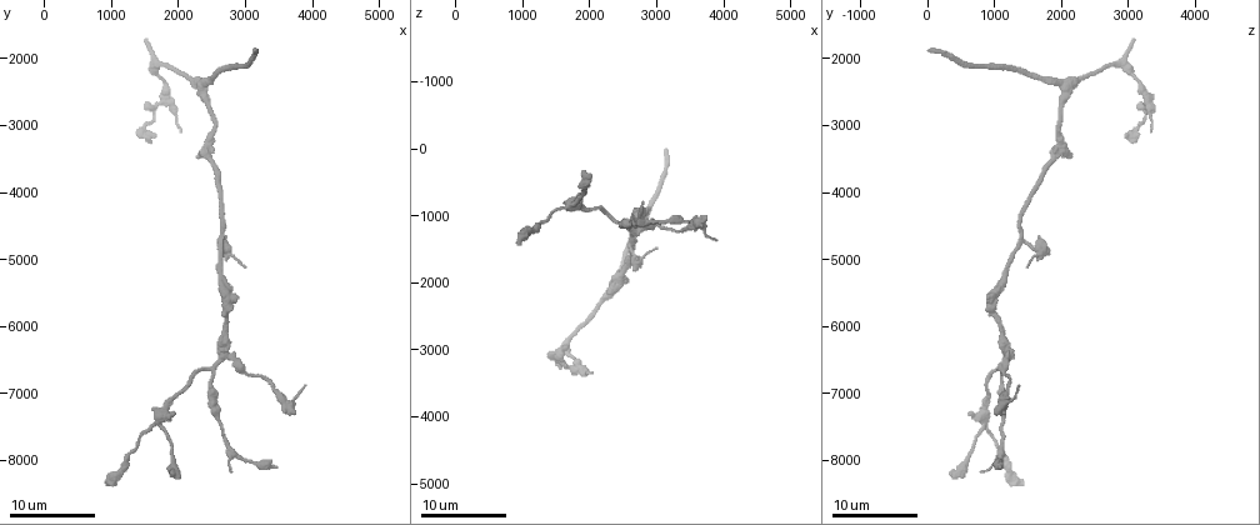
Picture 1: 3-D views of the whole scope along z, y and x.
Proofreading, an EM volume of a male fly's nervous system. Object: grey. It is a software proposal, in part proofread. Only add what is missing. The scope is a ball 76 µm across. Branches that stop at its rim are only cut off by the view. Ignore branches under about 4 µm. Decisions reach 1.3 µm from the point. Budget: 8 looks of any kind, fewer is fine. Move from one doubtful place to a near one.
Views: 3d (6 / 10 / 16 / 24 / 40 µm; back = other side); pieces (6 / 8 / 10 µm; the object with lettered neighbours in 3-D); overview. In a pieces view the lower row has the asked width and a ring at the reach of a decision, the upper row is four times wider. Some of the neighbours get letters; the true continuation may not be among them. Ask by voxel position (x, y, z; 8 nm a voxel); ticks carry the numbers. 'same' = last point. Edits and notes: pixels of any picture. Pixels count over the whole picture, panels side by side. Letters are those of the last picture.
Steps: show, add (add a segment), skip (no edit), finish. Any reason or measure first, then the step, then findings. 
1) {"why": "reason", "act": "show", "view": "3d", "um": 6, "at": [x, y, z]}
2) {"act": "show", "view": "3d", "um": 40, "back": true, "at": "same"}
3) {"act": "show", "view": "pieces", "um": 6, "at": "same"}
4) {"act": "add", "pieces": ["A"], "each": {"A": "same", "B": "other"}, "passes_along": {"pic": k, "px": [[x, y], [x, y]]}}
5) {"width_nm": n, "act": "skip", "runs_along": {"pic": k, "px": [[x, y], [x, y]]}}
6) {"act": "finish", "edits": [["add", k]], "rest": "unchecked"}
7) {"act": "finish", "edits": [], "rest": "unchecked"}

{"why": "end of a long branch", "act": "show", "view": "3d", "um": 6, "at": [3400, 8100, 1050]}

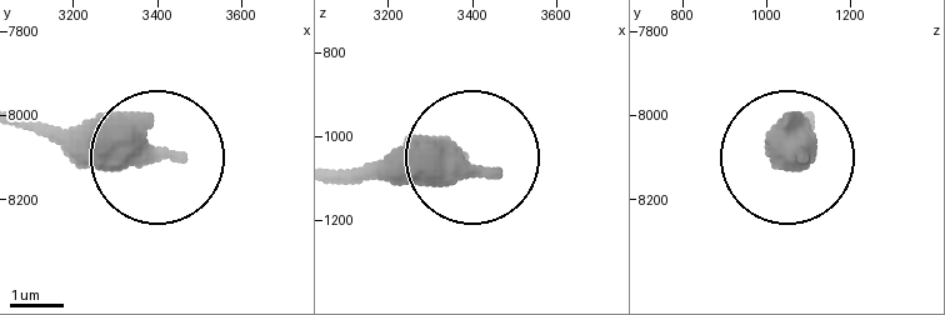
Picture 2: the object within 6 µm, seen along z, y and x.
{"why": "see the neighbours", "act": "show", "view": "pieces", "um": 10, "at": [3450, 8095, 1090]}

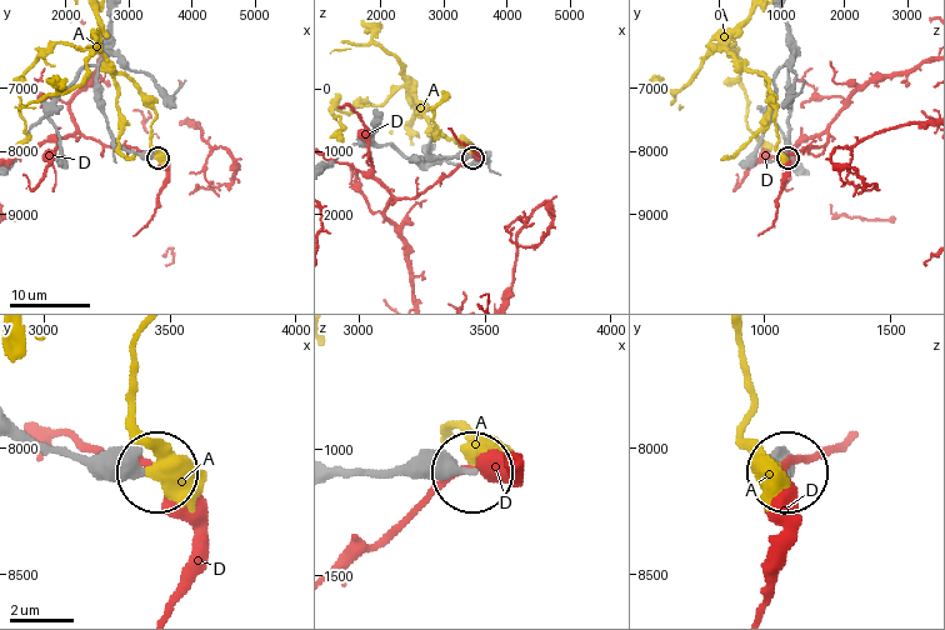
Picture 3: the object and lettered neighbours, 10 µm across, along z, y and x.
{"width_nm": 220, "act": "skip", "each": {"A": "other", "D": "other"}, "runs_along": {"pic": 3, "px": [[341, 475], [468, 475]]}, "found": "no lettered segment goes on from it"}

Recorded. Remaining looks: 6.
{"why": "an open end", "act": "show", "view": "pieces", "um": 10, "at": [2000, 8300, 350]}

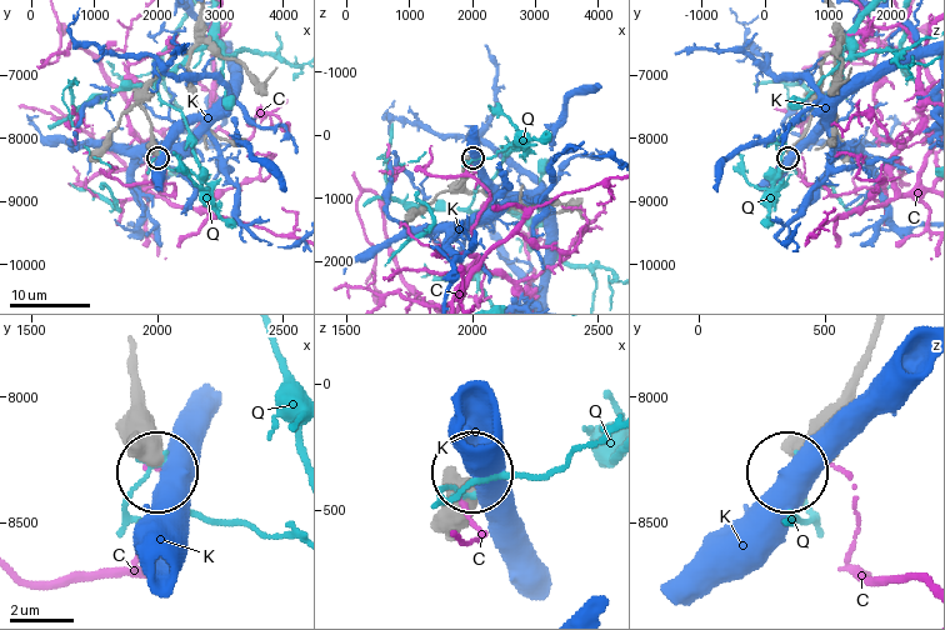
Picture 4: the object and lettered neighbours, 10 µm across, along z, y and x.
{"width_nm": 550, "act": "skip", "each": {"C": "other", "K": "other", "Q": "other"}, "found": "none of them fits"}

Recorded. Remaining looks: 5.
{"why": "thin end", "act": "show", "view": "3d", "um": 10, "at": [2950, 5050, 1500]}

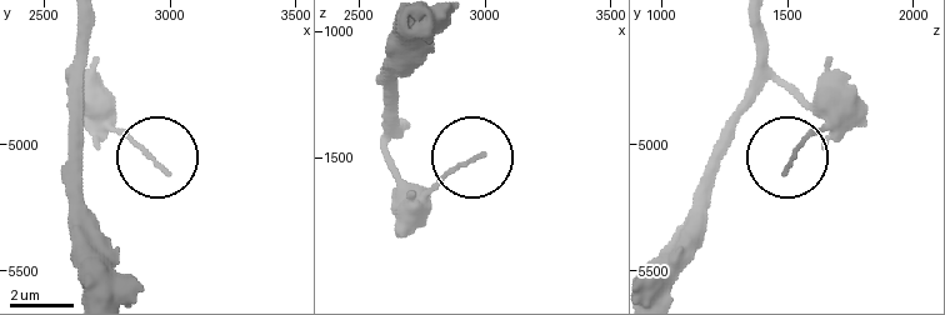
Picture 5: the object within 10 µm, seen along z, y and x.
{"act": "show", "view": "pieces", "um": 10, "at": [2970, 5090, 1490]}

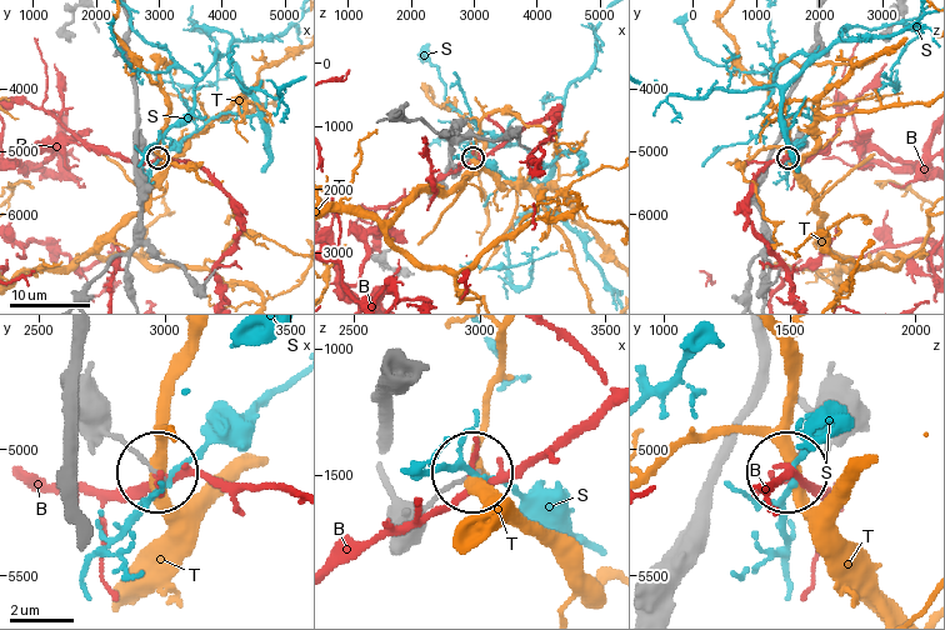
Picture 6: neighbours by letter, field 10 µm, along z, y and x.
{"act": "skip", "each": {"B": "other", "S": "other", "T": "other"}, "found": "no lettered segment goes on from it"}

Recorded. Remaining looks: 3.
{"why": "thin end", "act": "show", "view": "pieces", "um": 10, "at": [3900, 6900, 1350]}

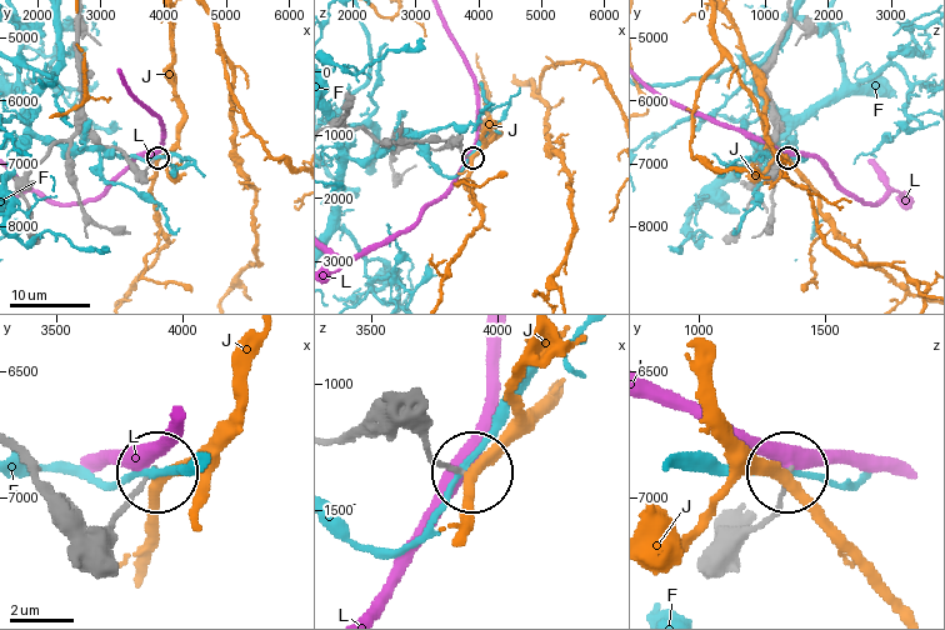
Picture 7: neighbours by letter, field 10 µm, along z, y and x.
{"act": "skip", "each": {"F": "other", "J": "other", "L": "other"}, "found": "none of them fits"}

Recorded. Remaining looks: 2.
{"act": "finish", "edits": [], "rest": "unchecked"}

